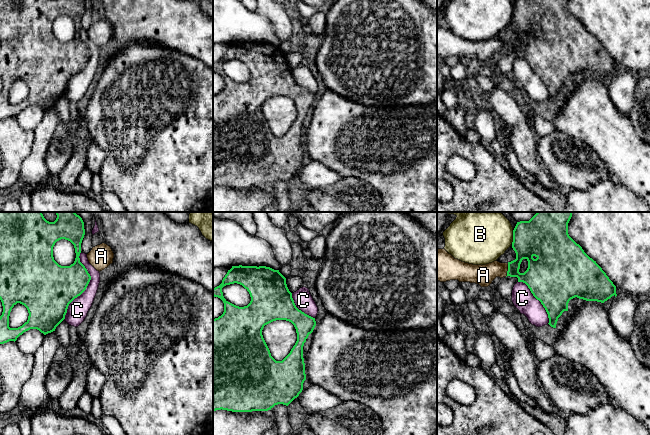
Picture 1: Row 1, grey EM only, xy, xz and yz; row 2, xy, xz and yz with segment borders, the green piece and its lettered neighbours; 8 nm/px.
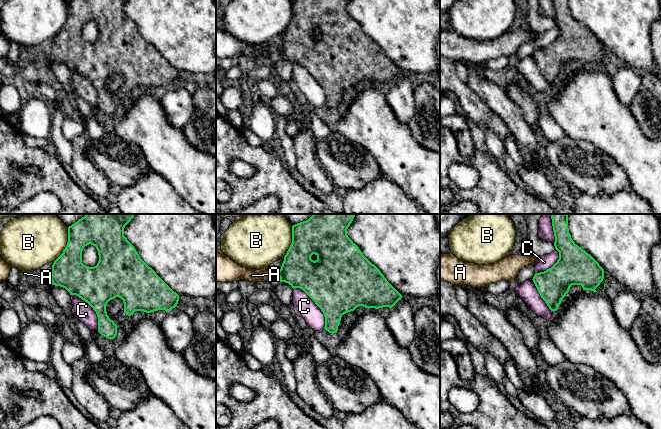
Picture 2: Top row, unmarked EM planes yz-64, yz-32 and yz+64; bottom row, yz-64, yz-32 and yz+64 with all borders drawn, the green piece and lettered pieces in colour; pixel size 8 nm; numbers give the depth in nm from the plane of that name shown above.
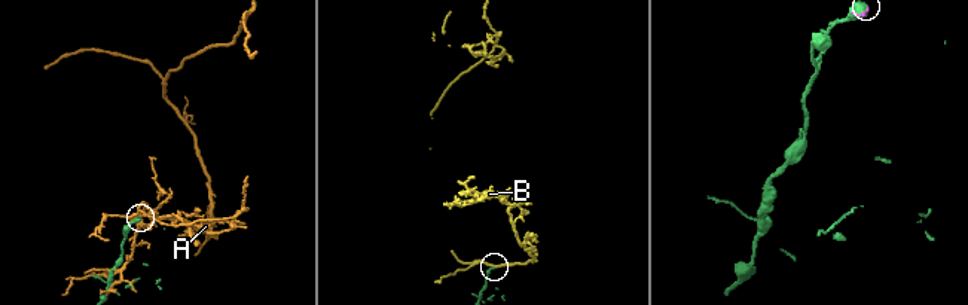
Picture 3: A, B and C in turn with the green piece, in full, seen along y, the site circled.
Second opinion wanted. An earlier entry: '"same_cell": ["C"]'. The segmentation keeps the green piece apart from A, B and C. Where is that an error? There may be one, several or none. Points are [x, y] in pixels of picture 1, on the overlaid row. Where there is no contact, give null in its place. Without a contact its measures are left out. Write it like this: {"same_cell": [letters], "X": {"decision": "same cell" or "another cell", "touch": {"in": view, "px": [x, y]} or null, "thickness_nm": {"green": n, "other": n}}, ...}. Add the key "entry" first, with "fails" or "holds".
{"entry": "fails", "same_cell": [], "A": {"decision": "another cell", "touch": {"in": "yz", "px": [508, 270]}, "thickness_nm": {"green": 220, "other": 160}}, "B": {"decision": "another cell", "touch": {"in": "yz", "px": [513, 237]}, "thickness_nm": {"green": 360, "other": 460}}, "C": {"decision": "another cell", "touch": {"in": "xy", "px": [87, 285]}, "thickness_nm": {"green": 340, "other": 160}}}

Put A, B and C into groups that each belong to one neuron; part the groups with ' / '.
A / B / C

